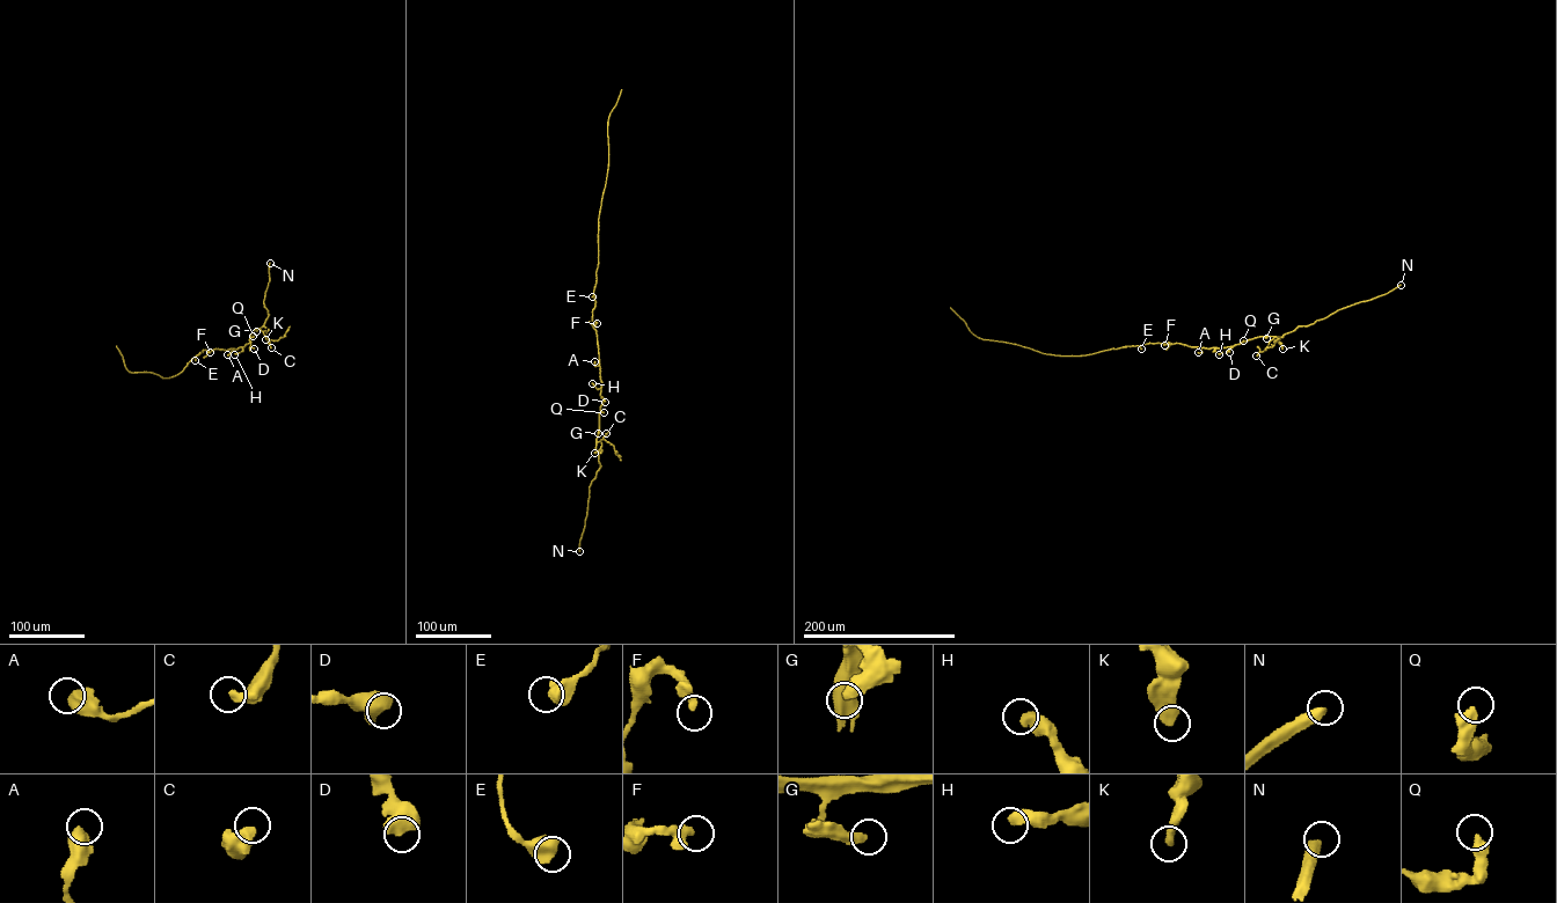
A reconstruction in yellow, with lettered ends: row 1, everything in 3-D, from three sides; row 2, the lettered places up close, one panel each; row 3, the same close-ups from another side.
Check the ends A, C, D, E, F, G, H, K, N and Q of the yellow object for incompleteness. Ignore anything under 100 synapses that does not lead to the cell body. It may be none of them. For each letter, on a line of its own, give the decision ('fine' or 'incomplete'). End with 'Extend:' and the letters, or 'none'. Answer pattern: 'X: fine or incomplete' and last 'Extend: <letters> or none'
A: fine
C: fine
D: fine
E: fine
F: fine
G: fine
H: fine
K: fine
N: fine
Q: fine
Extend: none

